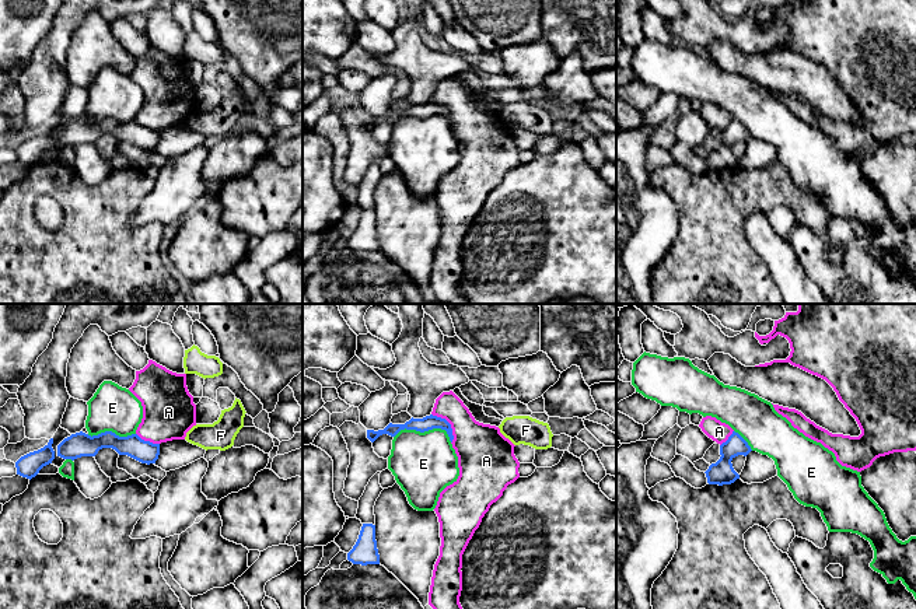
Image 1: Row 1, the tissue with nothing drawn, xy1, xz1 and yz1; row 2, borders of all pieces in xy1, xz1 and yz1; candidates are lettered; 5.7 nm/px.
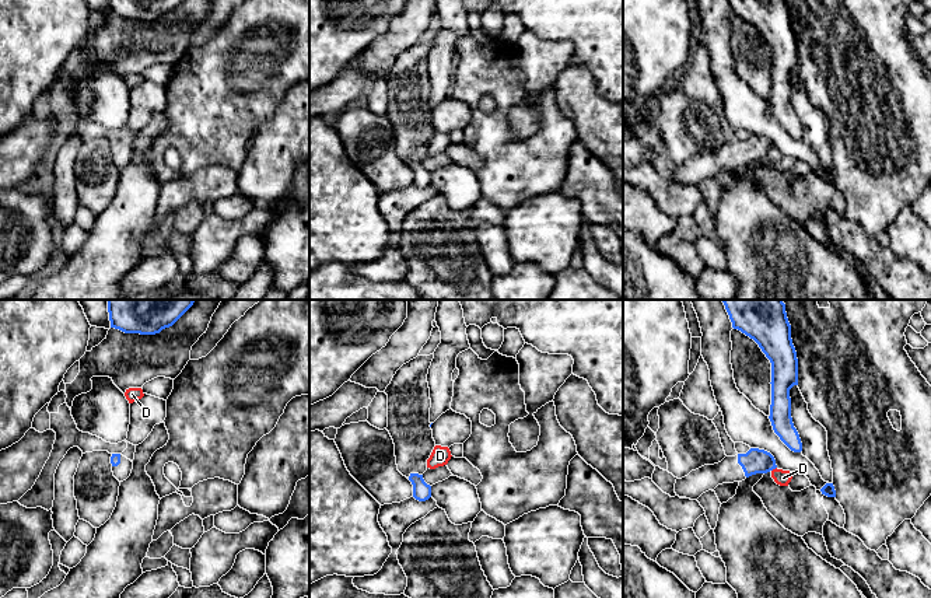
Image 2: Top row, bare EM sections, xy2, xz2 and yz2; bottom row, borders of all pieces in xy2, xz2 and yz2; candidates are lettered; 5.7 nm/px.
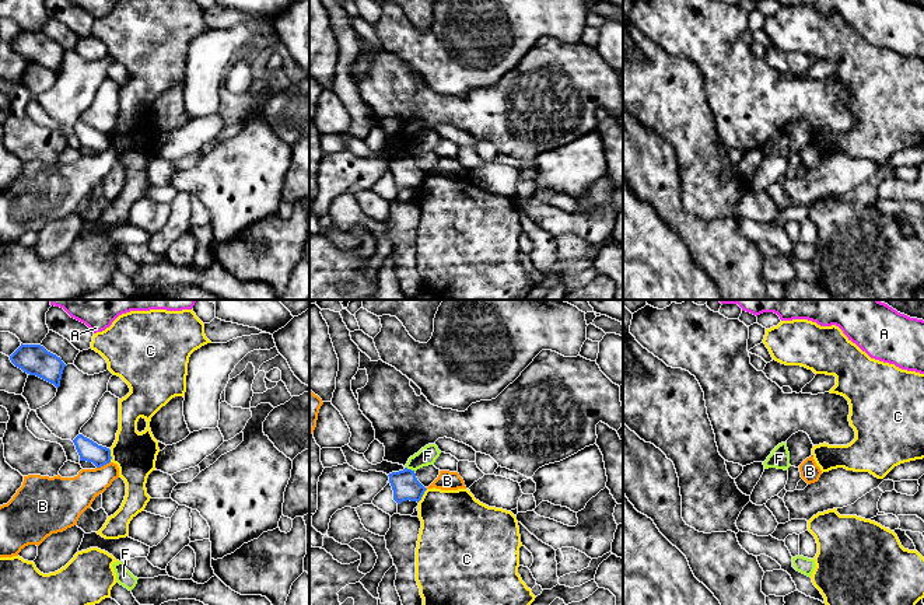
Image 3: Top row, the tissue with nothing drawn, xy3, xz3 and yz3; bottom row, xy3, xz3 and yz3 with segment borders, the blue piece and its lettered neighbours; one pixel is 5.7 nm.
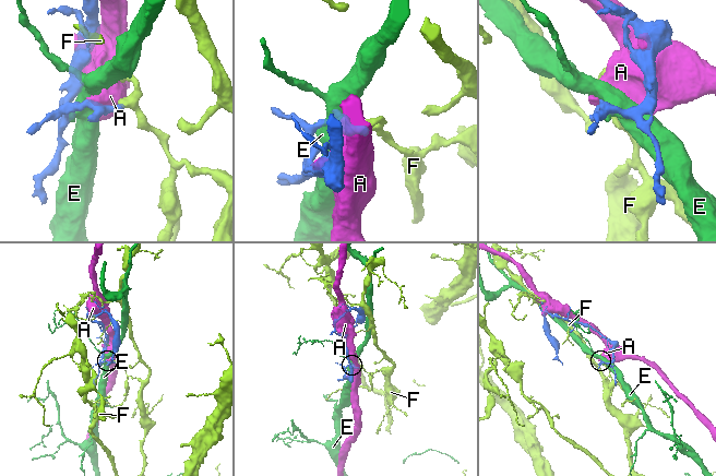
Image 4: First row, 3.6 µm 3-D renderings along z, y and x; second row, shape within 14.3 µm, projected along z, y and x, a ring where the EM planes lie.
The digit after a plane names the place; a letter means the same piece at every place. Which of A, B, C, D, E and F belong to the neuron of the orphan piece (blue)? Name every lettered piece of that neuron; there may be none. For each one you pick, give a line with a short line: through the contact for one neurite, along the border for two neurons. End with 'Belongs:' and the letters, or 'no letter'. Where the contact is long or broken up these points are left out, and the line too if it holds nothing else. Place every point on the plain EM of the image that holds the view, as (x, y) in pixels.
Belongs: no letter

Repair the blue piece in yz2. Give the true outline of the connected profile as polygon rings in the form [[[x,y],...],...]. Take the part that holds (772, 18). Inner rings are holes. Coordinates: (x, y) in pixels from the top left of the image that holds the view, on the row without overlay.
[[[728,0],[732,14],[753,25],[771,49],[770,108],[774,119],[794,139],[802,129],[791,104],[790,76],[798,71],[798,45],[787,0]]]

